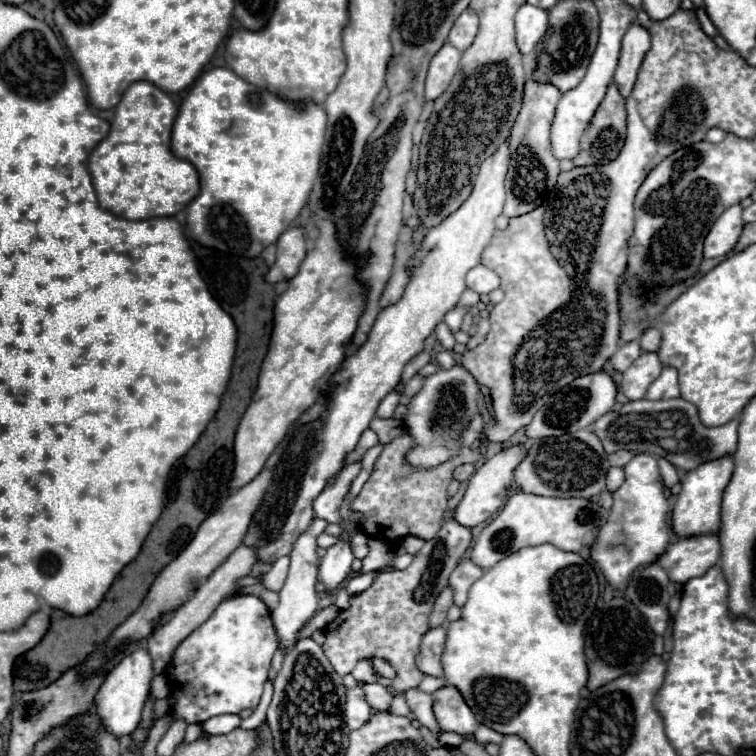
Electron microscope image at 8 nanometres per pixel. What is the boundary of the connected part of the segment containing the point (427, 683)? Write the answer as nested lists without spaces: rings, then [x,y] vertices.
[[[426,676],[424,680],[422,680],[422,684],[418,686],[420,690],[424,690],[424,692],[428,692],[428,694],[432,694],[432,692],[436,692],[438,688],[442,688],[446,684],[446,680],[444,678],[434,678],[434,676]]]

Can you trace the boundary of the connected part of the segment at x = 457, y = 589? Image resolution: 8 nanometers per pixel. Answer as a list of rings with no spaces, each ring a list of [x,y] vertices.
[[[464,558],[456,570],[450,574],[448,586],[454,590],[454,604],[464,606],[464,600],[468,598],[468,588],[484,574],[480,566],[476,566],[470,558]]]

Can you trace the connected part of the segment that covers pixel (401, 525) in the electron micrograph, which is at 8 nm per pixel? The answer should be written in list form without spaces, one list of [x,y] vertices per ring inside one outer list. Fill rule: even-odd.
[[[476,414],[460,436],[458,454],[436,468],[416,468],[406,464],[406,452],[414,446],[414,440],[408,434],[408,430],[402,430],[400,436],[396,436],[390,444],[384,446],[382,454],[374,462],[374,470],[368,482],[362,486],[360,494],[350,502],[352,512],[364,514],[364,520],[360,522],[362,532],[366,536],[380,538],[380,540],[384,540],[386,536],[390,538],[388,542],[398,542],[406,536],[432,540],[438,534],[442,522],[446,520],[446,512],[450,508],[450,498],[446,496],[446,490],[452,482],[454,468],[466,462],[478,462],[486,452],[484,426],[486,426],[484,416]],[[476,440],[480,440],[480,446],[472,448]]]

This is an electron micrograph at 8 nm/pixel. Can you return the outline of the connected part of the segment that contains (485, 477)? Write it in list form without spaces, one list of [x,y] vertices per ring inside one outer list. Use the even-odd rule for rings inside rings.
[[[508,446],[500,454],[496,454],[488,462],[484,462],[474,472],[474,476],[468,480],[468,486],[464,490],[464,496],[460,498],[460,502],[452,510],[450,518],[454,522],[458,522],[460,526],[466,526],[466,528],[474,528],[474,526],[482,524],[484,520],[488,520],[504,504],[504,498],[506,498],[508,488],[510,488],[510,482],[512,482],[514,468],[516,468],[516,464],[520,464],[522,458],[524,458],[524,448],[522,446]]]

